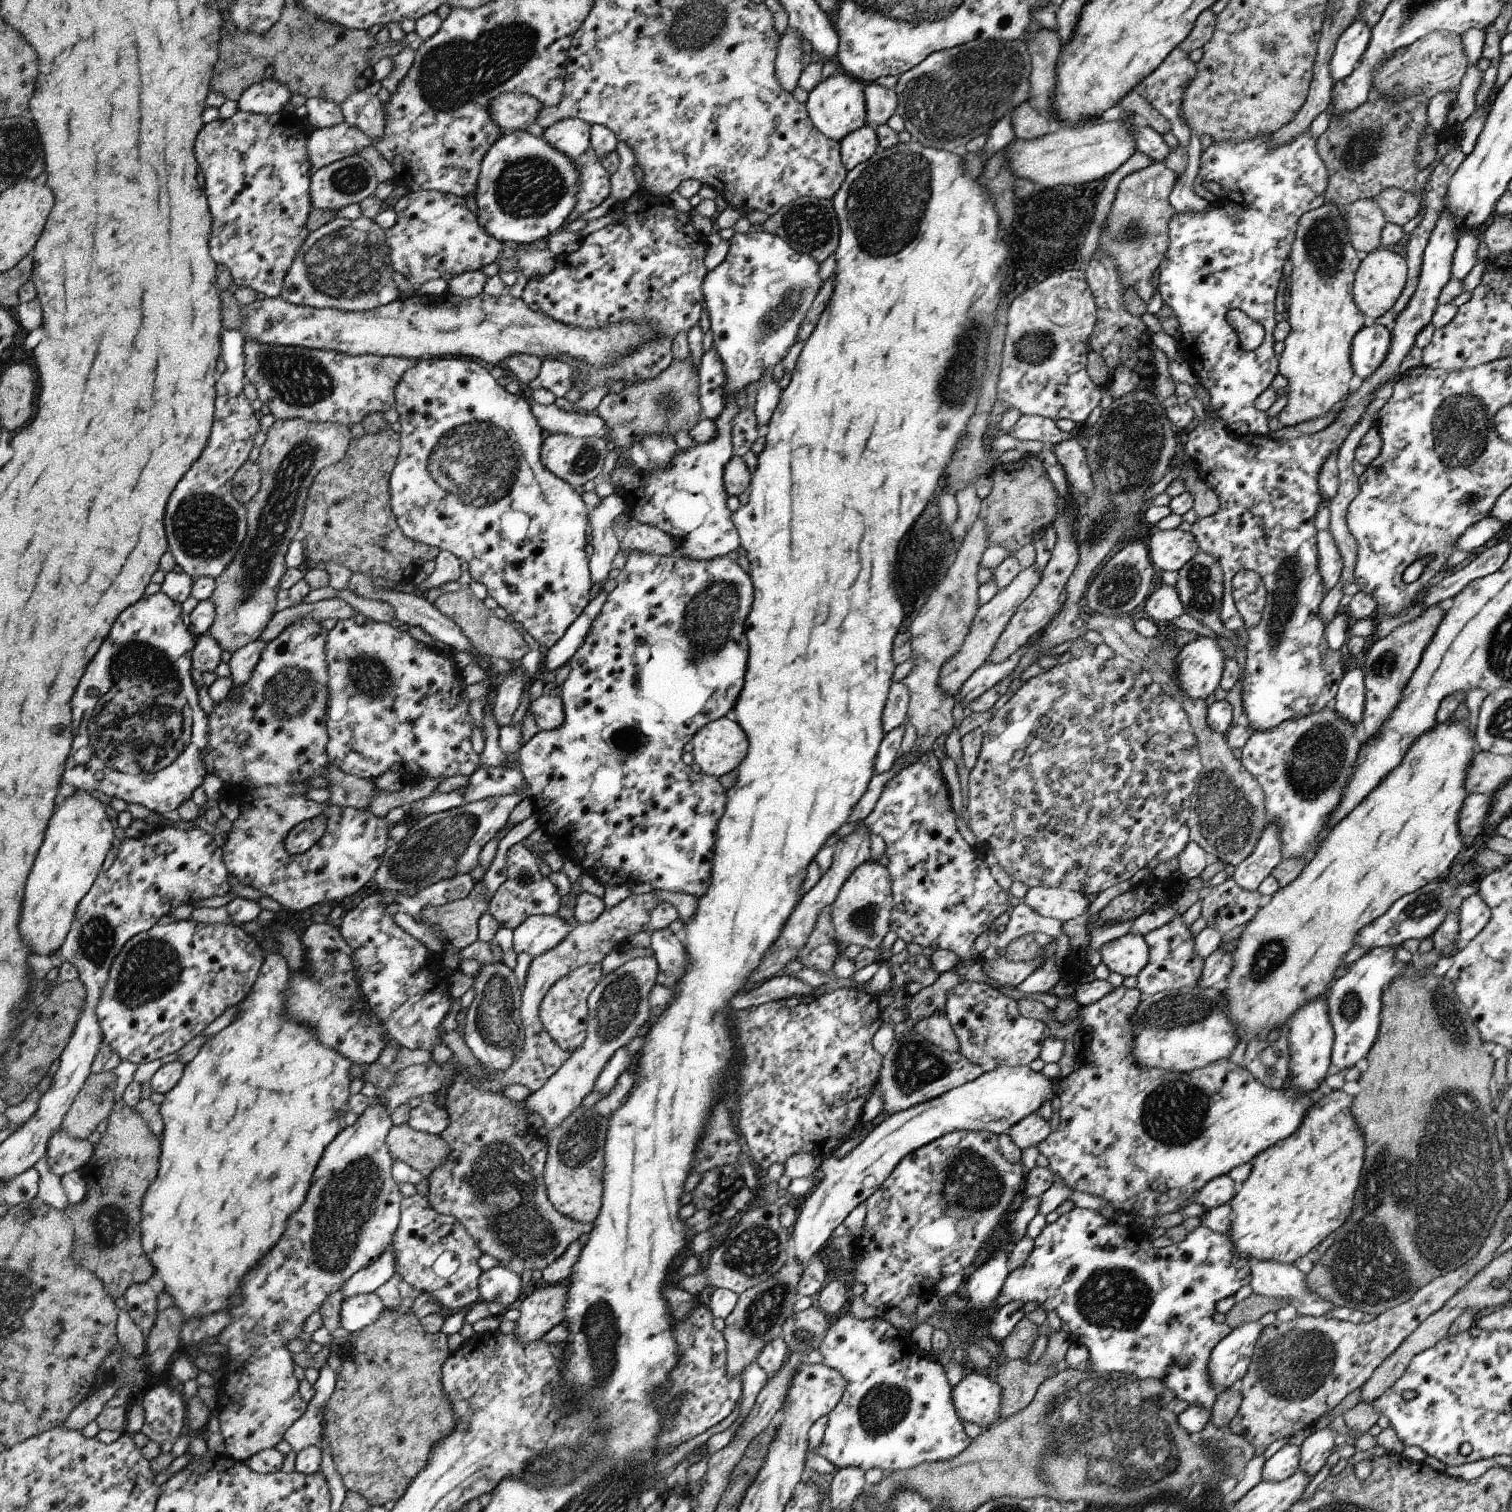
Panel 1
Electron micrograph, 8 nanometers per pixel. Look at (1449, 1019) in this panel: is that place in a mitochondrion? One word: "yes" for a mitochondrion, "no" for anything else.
yes

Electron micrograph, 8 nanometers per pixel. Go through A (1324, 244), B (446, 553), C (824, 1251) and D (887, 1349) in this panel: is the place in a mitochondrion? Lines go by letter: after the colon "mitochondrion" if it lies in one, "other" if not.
A: mitochondrion
B: other
C: other
D: other

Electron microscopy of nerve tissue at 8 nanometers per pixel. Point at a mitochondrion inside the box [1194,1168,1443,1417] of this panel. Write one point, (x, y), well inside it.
(1293, 1368)

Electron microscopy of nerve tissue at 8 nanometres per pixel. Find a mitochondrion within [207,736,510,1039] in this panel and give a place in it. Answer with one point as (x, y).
(440, 849)

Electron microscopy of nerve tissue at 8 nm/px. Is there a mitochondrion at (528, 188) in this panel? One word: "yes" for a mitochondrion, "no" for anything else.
yes

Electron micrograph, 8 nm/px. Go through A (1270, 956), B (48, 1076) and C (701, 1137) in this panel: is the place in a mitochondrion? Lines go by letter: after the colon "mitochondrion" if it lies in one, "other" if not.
A: mitochondrion
B: other
C: other

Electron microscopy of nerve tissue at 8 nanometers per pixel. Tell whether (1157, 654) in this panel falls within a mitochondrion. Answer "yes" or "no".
yes

